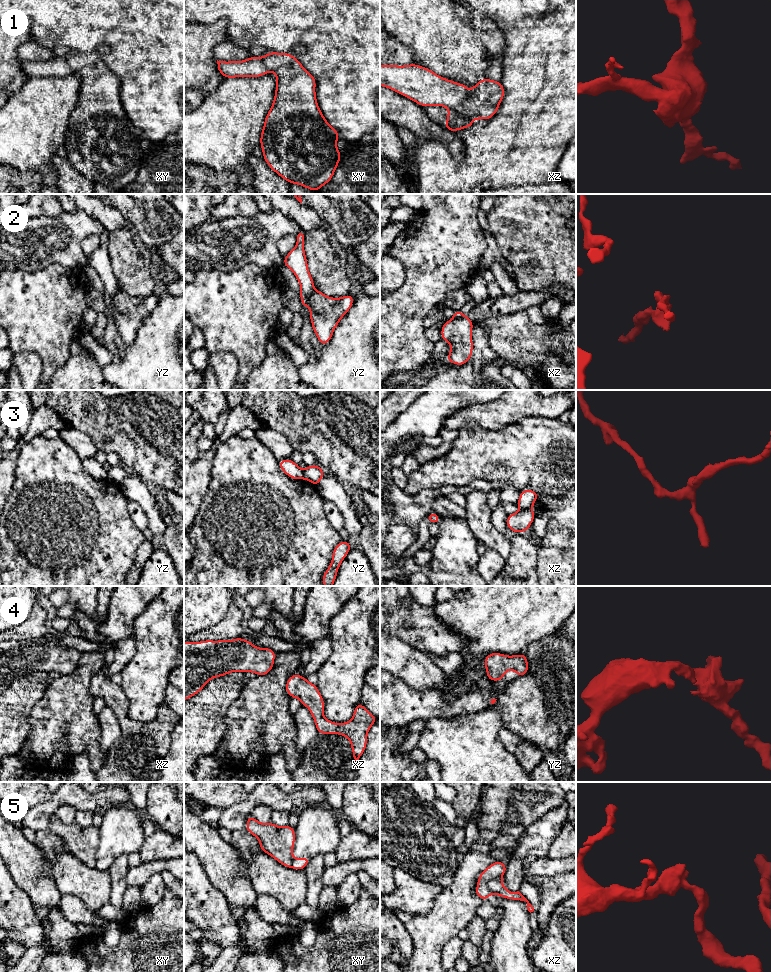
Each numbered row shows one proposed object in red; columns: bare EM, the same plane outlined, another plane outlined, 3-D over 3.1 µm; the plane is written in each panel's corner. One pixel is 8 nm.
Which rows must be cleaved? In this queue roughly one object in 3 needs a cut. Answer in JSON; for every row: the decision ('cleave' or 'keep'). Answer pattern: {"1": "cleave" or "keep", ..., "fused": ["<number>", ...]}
{"1": "keep", "2": "cleave", "3": "cleave", "4": "keep", "5": "cleave", "fused": ["2", "3", "5"]}

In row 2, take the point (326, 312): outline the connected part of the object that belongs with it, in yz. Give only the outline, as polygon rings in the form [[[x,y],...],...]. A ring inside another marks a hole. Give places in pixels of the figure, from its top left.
[[[315,290],[309,297],[310,320],[313,332],[321,346],[326,345],[333,336],[333,332],[344,315],[353,306],[353,294],[341,298],[332,298]]]

